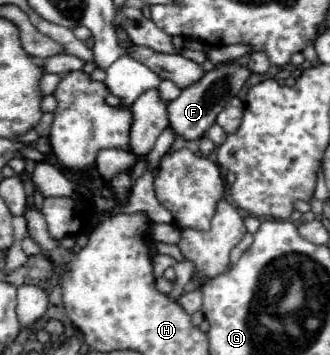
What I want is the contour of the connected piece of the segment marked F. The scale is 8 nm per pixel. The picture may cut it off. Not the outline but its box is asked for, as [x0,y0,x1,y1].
[166,62,250,140]

